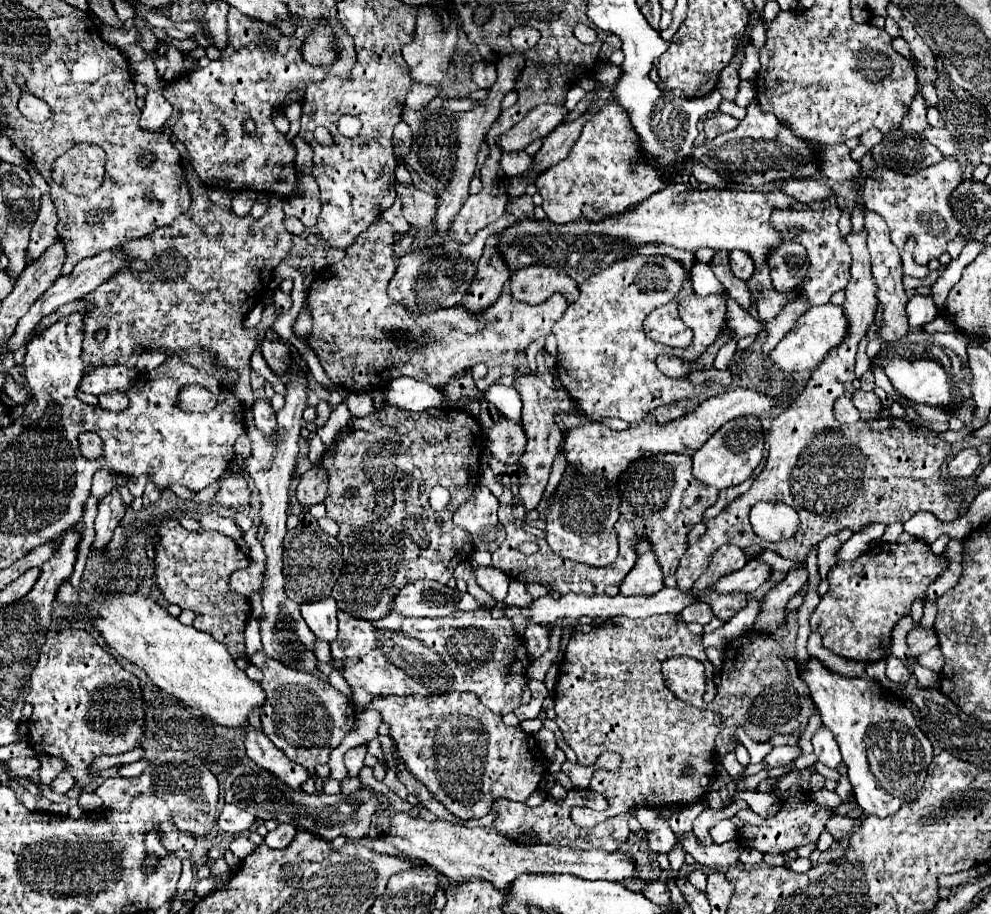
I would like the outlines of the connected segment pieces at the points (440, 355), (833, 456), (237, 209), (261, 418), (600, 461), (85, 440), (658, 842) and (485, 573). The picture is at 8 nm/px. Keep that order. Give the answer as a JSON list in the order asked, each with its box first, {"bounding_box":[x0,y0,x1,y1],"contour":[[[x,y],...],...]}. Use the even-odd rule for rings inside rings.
[{"bounding_box":[309,217,569,393],"contour":[[[379,217],[357,241],[345,249],[345,257],[339,263],[333,263],[319,279],[313,281],[309,291],[309,307],[313,313],[313,331],[309,345],[315,351],[315,355],[321,361],[321,367],[325,369],[327,377],[341,385],[343,389],[349,389],[351,393],[363,391],[367,385],[381,387],[389,383],[393,377],[409,375],[417,381],[425,381],[433,387],[443,387],[453,373],[467,371],[477,363],[487,363],[489,359],[497,357],[501,351],[519,351],[527,349],[527,345],[535,339],[547,337],[551,333],[551,327],[563,317],[565,309],[569,307],[569,301],[561,297],[561,293],[551,295],[545,303],[539,305],[525,305],[517,301],[513,295],[501,295],[493,307],[487,309],[487,313],[481,315],[469,315],[465,309],[439,309],[433,313],[421,313],[413,315],[405,311],[399,303],[391,301],[387,295],[387,285],[391,277],[395,275],[395,255],[393,255],[393,243],[395,233],[391,225]]]},{"bounding_box":[675,231,963,591],"contour":[[[865,231],[845,237],[853,255],[851,281],[845,289],[845,303],[841,305],[845,319],[849,321],[845,341],[817,365],[795,401],[773,419],[769,429],[767,465],[757,475],[751,489],[729,503],[721,515],[709,519],[705,535],[701,535],[701,539],[681,557],[675,573],[681,591],[693,587],[693,581],[707,569],[713,551],[725,543],[733,543],[741,549],[759,545],[791,561],[805,561],[815,543],[845,527],[859,531],[867,523],[905,523],[917,511],[929,511],[941,521],[957,519],[963,499],[959,495],[949,497],[951,485],[945,485],[945,479],[939,473],[949,455],[949,443],[937,439],[933,431],[901,418],[859,420],[845,427],[833,415],[833,401],[839,395],[845,395],[845,383],[855,379],[857,345],[867,335],[877,305],[877,287],[871,275],[865,239]],[[759,501],[793,505],[801,517],[799,531],[791,539],[777,543],[759,539],[749,523],[749,509]]]},{"bounding_box":[231,189,255,215],"contour":[[[243,189],[241,193],[235,193],[233,203],[231,203],[231,211],[235,215],[247,215],[253,205],[255,205],[255,193],[251,189]]]},{"bounding_box":[253,399,277,435],"contour":[[[269,399],[255,401],[253,417],[255,417],[255,425],[263,431],[263,435],[269,435],[277,427],[277,415],[275,415]]]},{"bounding_box":[547,389,781,567],"contour":[[[735,389],[701,401],[691,413],[685,413],[685,417],[679,417],[677,421],[665,425],[645,421],[625,431],[615,431],[601,423],[585,421],[583,425],[571,429],[563,443],[569,467],[563,473],[563,479],[557,487],[555,503],[547,515],[547,545],[557,555],[567,557],[571,561],[579,561],[593,567],[611,565],[617,559],[619,551],[615,533],[615,523],[619,519],[617,479],[631,461],[655,453],[693,455],[727,421],[745,415],[765,417],[775,411],[781,411],[781,401],[777,397],[759,393],[755,389]]]},{"bounding_box":[79,433,103,461],"contour":[[[81,433],[79,445],[81,445],[81,455],[83,455],[87,461],[97,461],[97,459],[103,457],[101,439],[99,439],[95,433]]]},{"bounding_box":[635,807,675,853],"contour":[[[649,807],[637,809],[635,813],[639,817],[641,827],[649,835],[649,847],[651,847],[651,851],[653,853],[669,853],[671,847],[675,845],[675,835],[673,835],[669,823],[661,821],[661,819],[655,819],[655,811],[649,809]]]},{"bounding_box":[473,567,509,601],"contour":[[[473,567],[475,575],[477,575],[477,583],[489,593],[493,595],[497,601],[503,601],[507,595],[507,587],[509,587],[509,577],[495,567]]]}]

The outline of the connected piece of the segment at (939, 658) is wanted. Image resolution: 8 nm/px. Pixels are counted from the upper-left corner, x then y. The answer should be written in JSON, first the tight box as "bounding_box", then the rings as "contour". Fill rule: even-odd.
{"bounding_box":[917,649,943,673],"contour":[[[933,649],[933,651],[925,653],[925,655],[919,655],[917,663],[927,667],[927,669],[931,669],[931,671],[935,671],[935,673],[939,673],[941,667],[943,667],[943,655],[941,655],[939,649]]]}

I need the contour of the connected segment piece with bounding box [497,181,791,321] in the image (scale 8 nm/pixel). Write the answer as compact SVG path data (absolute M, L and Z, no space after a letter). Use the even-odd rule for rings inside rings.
M677 181L677 185L667 185L663 191L653 193L641 205L625 209L625 213L615 213L613 217L603 217L601 221L571 221L557 225L549 219L519 219L503 229L503 245L499 245L497 251L511 271L529 265L559 267L567 269L569 277L573 277L577 285L581 285L585 279L609 267L613 261L629 257L629 249L633 249L633 245L673 245L677 249L693 253L703 247L717 247L725 251L741 249L747 251L755 261L755 271L747 287L757 297L759 319L769 321L777 317L777 313L781 313L787 303L785 295L773 287L769 279L769 267L765 265L769 249L775 249L783 243L781 233L777 233L777 229L769 225L773 209L791 209L791 197L779 191L691 191L689 183Z

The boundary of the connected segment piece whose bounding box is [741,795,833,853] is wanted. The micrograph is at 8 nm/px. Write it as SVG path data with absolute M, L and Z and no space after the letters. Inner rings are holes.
M801 795L801 797L795 797L795 799L791 797L781 805L781 811L773 819L765 821L763 825L745 823L743 829L741 829L741 843L745 847L759 849L761 853L785 853L785 851L791 851L791 849L797 849L801 845L817 841L821 831L825 831L825 821L831 815L833 815L831 809L817 805L809 795ZM817 819L819 819L819 823L817 823ZM803 823L809 823L809 833L805 833L805 835L801 833Z

